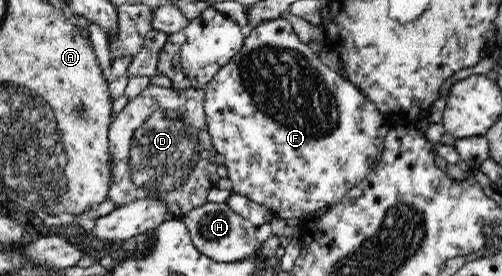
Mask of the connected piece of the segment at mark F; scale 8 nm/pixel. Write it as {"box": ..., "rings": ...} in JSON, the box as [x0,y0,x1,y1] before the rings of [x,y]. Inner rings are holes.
{"box":[204,17,392,218],"rings":[[[283,17],[262,21],[252,30],[250,36],[245,38],[242,49],[230,59],[226,66],[222,67],[204,86],[204,114],[208,123],[208,133],[214,143],[215,149],[225,158],[224,165],[228,171],[228,179],[232,181],[232,191],[254,202],[268,207],[276,217],[299,218],[313,213],[322,208],[336,204],[343,196],[356,187],[366,176],[373,172],[378,158],[384,150],[384,140],[388,130],[392,127],[385,120],[385,116],[378,110],[378,107],[364,96],[341,72],[331,70],[322,63],[317,52],[311,50],[306,43],[300,42],[298,34],[294,32],[290,22]]]}

